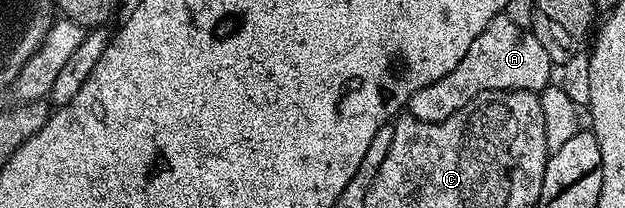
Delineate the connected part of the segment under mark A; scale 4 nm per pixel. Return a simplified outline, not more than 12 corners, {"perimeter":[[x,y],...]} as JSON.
{"perimeter":[[499,16],[448,76],[410,97],[410,115],[443,122],[480,92],[540,92],[544,44]]}

